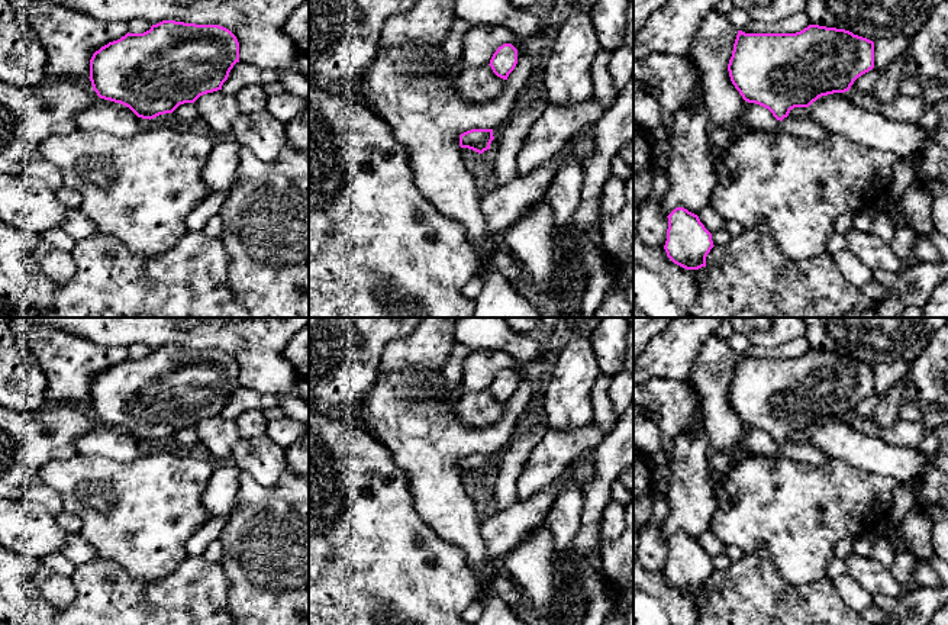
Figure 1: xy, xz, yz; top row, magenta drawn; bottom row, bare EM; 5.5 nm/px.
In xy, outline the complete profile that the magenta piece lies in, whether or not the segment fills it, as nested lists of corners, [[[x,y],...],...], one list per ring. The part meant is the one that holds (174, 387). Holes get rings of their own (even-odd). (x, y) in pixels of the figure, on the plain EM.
[[[162,345],[157,349],[152,349],[149,355],[144,358],[126,358],[117,365],[109,367],[96,376],[90,384],[90,406],[93,415],[97,418],[100,423],[110,425],[115,428],[120,428],[129,432],[138,441],[139,455],[146,455],[151,452],[151,445],[159,439],[172,438],[180,429],[194,428],[200,421],[222,415],[223,407],[228,405],[230,394],[233,390],[239,387],[239,367],[236,361],[226,352],[219,349],[196,349],[196,348],[184,348],[175,345]]]

